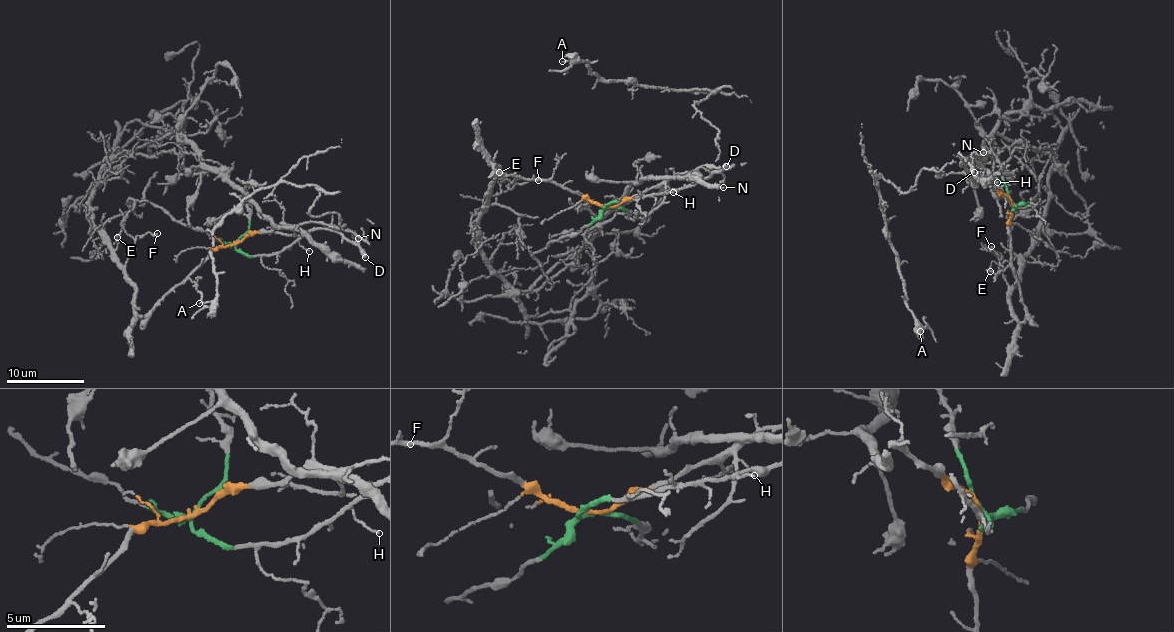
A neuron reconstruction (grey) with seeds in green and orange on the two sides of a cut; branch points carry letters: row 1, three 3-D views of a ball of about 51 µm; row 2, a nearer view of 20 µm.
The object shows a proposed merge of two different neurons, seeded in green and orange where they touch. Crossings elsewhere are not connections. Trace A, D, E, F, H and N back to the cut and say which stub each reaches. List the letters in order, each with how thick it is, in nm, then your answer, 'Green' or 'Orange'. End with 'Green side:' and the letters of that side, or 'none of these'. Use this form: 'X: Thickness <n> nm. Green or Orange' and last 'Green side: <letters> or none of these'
A: Thickness 100 nm. Orange
D: Thickness 420 nm. Green
E: Thickness 120 nm. Orange
F: Thickness 140 nm. Orange
H: Thickness 90 nm. Green
N: Thickness 110 nm. Green
Green side: D, H, N

